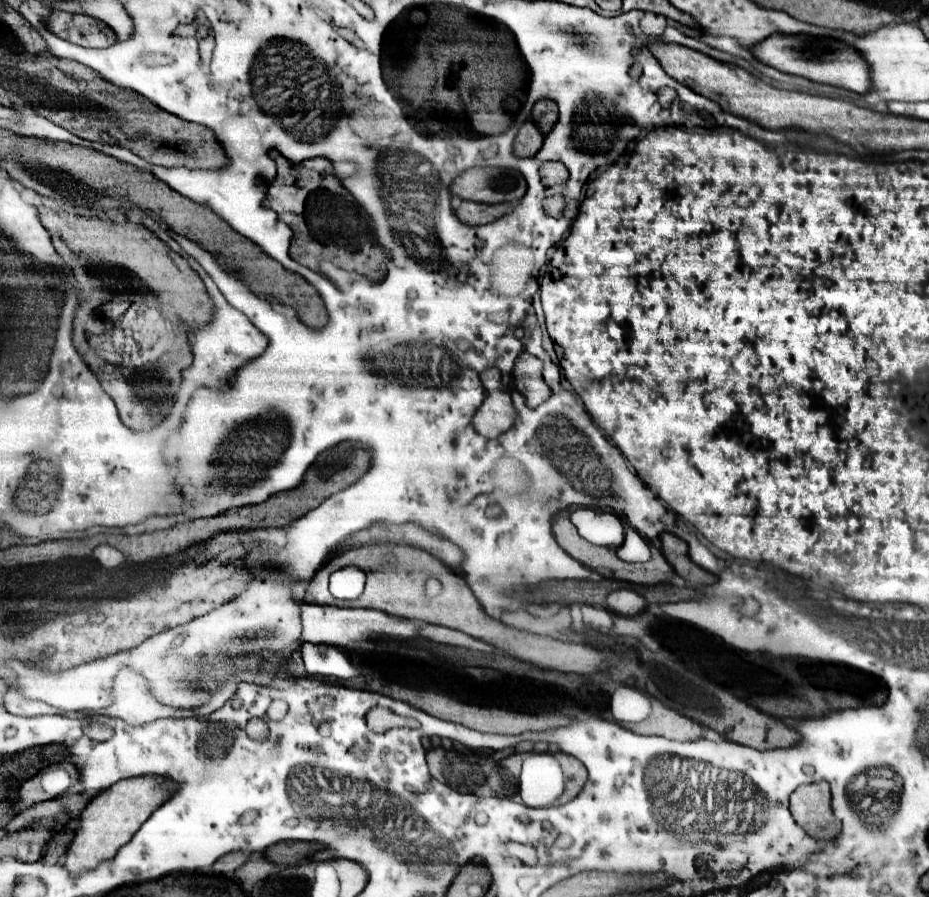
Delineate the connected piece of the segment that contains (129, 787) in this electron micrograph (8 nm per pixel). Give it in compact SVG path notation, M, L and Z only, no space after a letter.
M136 777L120 781L118 785L112 785L110 789L92 797L82 811L80 825L66 851L64 865L70 877L78 877L84 871L96 869L102 861L112 859L118 849L132 839L132 835L150 817L150 813L170 797L172 787L174 785L162 777Z

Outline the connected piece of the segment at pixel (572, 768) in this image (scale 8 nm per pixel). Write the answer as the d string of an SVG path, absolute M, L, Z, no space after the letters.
M556 753L556 759L562 765L564 783L566 783L564 793L556 799L556 805L560 805L560 803L566 803L566 801L574 799L584 789L584 783L588 779L588 771L586 771L586 767L578 759L574 759L574 757L566 755L566 753Z

